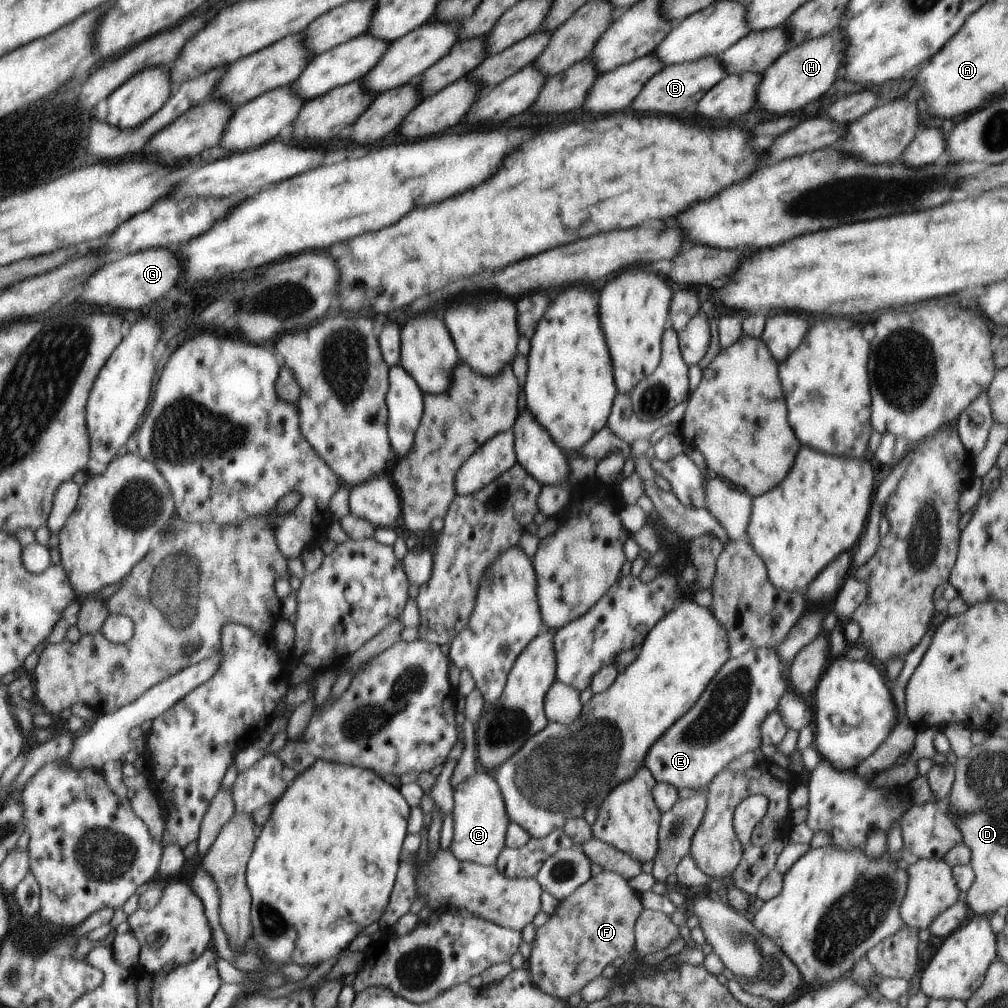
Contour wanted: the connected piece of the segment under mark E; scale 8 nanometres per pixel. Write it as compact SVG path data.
M764 647L749 650L739 657L730 657L716 673L707 689L696 704L685 712L648 749L644 764L657 783L668 783L679 788L702 790L710 781L734 760L748 751L756 751L761 746L761 724L766 717L777 710L780 698L788 690L788 682L782 674L781 658L777 648Z

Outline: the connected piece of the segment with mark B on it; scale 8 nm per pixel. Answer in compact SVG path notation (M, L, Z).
M716 55L700 57L692 62L668 65L644 85L643 90L633 100L632 108L644 114L652 112L652 114L668 114L668 116L678 116L680 110L680 118L686 118L694 114L703 96L727 76L727 68Z

